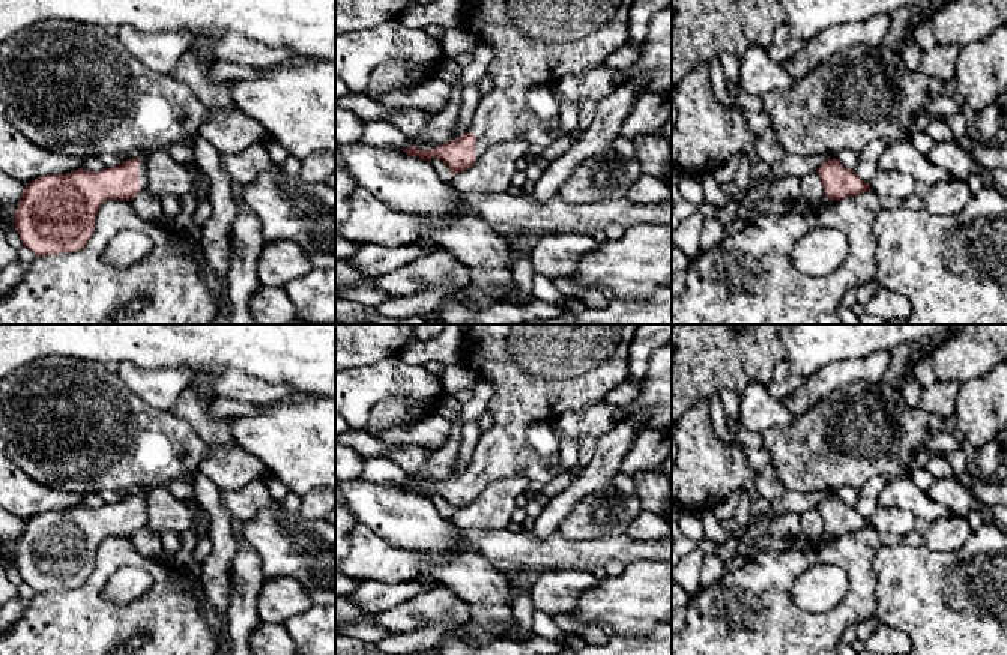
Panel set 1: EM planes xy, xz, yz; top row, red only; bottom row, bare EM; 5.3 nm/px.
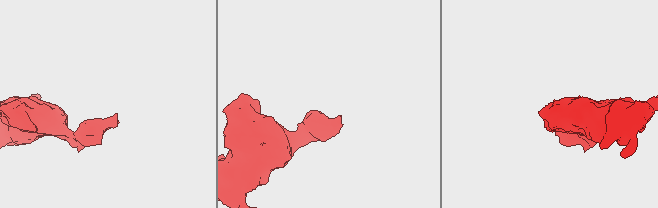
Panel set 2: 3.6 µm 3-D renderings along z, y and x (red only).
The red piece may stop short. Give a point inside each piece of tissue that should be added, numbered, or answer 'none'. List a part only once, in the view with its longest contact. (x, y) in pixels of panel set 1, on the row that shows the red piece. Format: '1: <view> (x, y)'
1: xy (143, 170)

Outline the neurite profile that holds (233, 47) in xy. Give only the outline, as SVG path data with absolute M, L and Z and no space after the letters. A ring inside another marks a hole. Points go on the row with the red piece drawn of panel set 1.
M225 33L213 41L210 35L195 35L192 51L209 50L215 60L239 65L251 65L260 69L275 68L283 63L296 62L289 48L271 48L266 44L251 41L240 33Z

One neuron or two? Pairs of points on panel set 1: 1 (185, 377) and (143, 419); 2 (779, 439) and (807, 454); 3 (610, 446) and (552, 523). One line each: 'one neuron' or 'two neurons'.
1: two neurons
2: one neuron
3: one neuron

